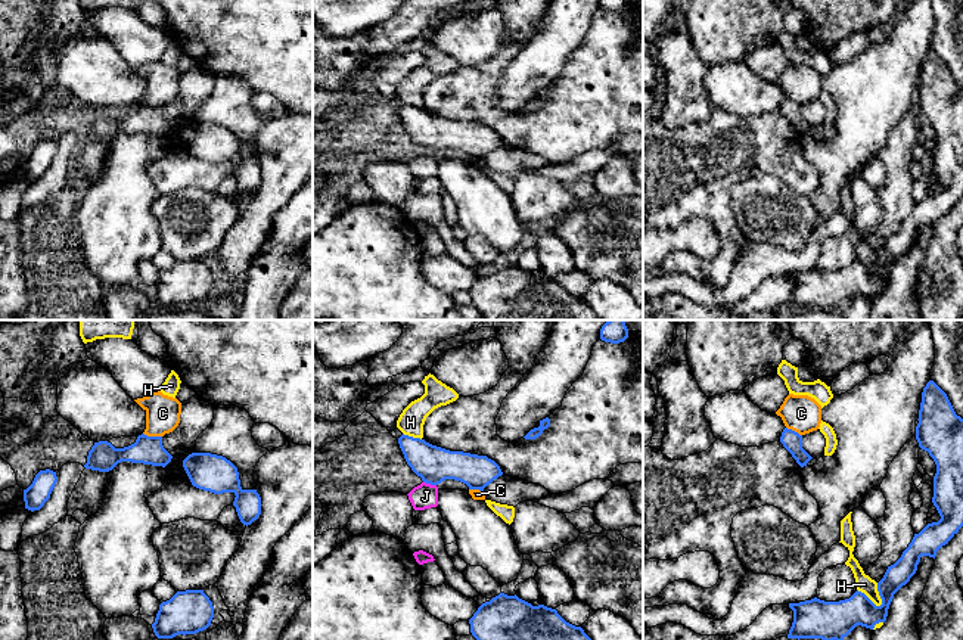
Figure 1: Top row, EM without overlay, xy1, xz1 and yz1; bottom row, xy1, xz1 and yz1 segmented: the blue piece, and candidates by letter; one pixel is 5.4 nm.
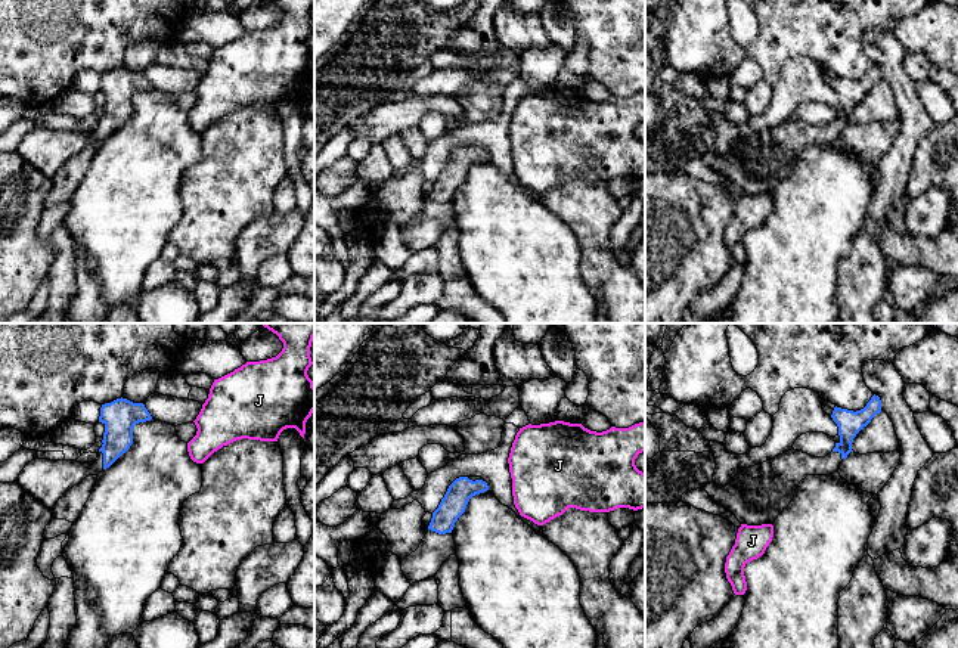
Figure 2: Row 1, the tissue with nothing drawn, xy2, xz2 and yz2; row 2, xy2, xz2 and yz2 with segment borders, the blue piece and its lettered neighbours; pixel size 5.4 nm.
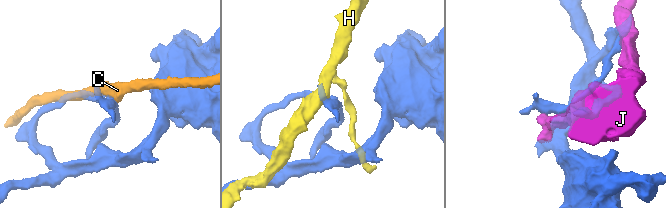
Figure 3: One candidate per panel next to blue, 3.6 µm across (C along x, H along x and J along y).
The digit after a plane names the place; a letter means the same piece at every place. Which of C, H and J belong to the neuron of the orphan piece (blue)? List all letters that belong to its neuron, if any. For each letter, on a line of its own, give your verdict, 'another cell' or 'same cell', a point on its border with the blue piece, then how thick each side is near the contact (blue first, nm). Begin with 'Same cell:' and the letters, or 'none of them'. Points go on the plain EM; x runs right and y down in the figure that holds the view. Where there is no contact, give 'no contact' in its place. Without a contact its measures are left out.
Same cell: none of them
C: another cell | xy1 (152, 106) | 160/190 nm
H: another cell | yz1 (869, 269) | 220/90 nm
J: another cell | xz1 (429, 152) | 200/140 nm

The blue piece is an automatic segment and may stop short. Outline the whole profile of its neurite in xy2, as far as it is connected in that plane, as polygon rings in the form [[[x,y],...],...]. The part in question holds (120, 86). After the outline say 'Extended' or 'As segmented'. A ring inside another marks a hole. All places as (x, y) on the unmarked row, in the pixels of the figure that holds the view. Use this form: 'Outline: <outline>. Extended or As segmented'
Outline: [[[117,68],[100,77],[99,92],[105,94],[102,117],[90,133],[77,130],[32,128],[21,140],[16,152],[44,176],[56,171],[89,145],[97,145],[109,137],[133,114],[133,97],[152,86],[143,72]]]. Extended

